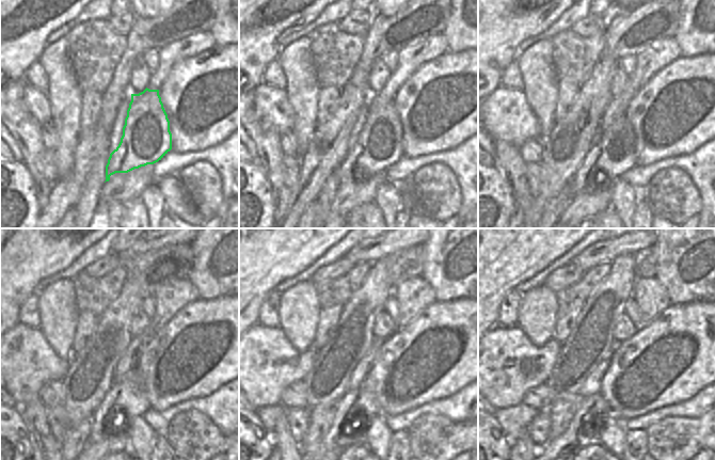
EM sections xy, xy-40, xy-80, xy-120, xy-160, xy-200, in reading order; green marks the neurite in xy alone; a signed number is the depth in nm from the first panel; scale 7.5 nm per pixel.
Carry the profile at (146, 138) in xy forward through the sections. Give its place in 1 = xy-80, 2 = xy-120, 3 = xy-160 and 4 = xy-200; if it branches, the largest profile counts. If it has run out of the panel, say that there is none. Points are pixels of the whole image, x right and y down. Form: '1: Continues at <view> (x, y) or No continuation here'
1: Continues at xy-80 (613, 154)
2: Continues at xy-120 (128, 397)
3: Continues at xy-160 (364, 403)
4: Continues at xy-200 (574, 438).

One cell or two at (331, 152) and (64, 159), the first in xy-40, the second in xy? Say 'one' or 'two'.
two

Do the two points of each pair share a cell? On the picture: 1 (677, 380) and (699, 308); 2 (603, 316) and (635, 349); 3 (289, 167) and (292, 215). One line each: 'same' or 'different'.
1: same
2: different
3: different

